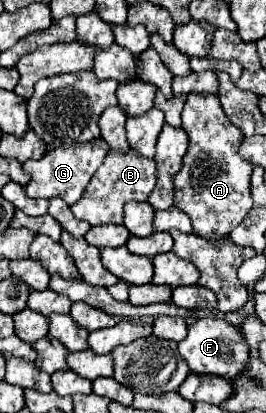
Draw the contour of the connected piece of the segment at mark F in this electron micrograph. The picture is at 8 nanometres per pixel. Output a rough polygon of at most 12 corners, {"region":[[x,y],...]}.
{"region":[[208,317],[178,343],[192,373],[236,377],[246,341],[228,321]]}

